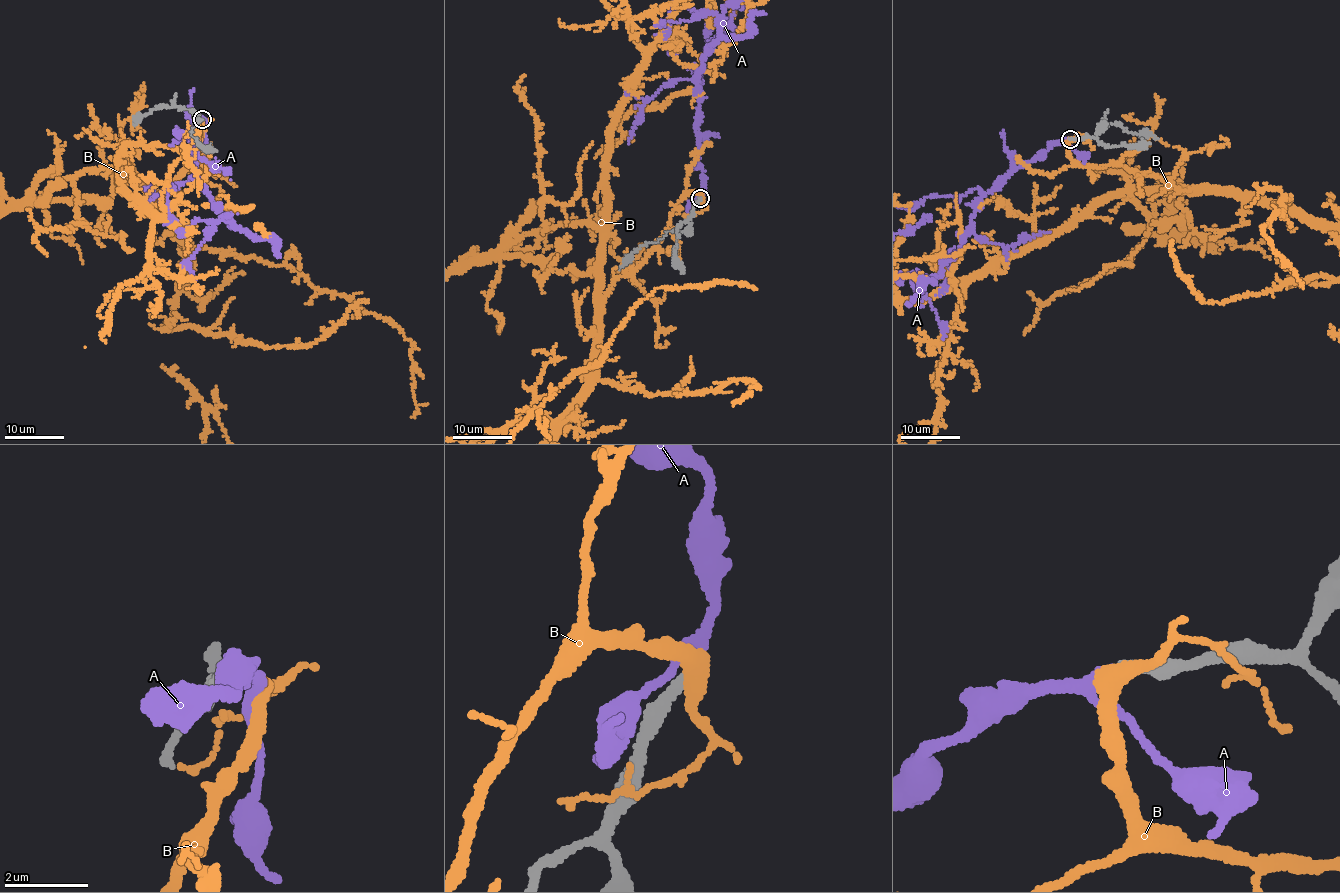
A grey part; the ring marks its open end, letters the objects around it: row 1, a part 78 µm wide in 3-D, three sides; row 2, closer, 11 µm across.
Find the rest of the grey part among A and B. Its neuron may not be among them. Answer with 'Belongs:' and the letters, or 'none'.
Belongs: A

